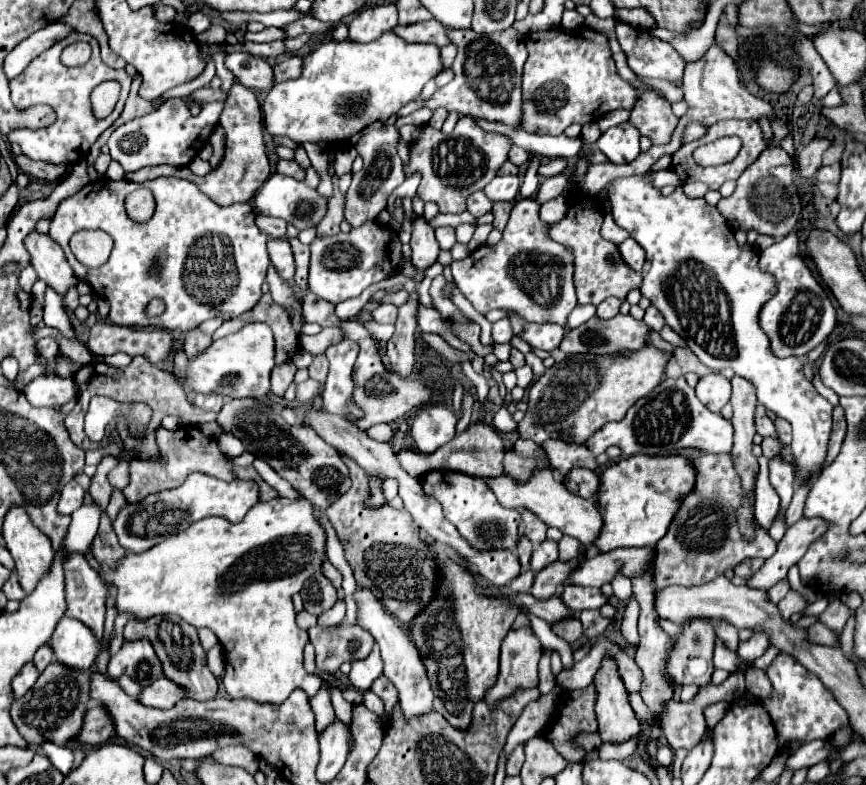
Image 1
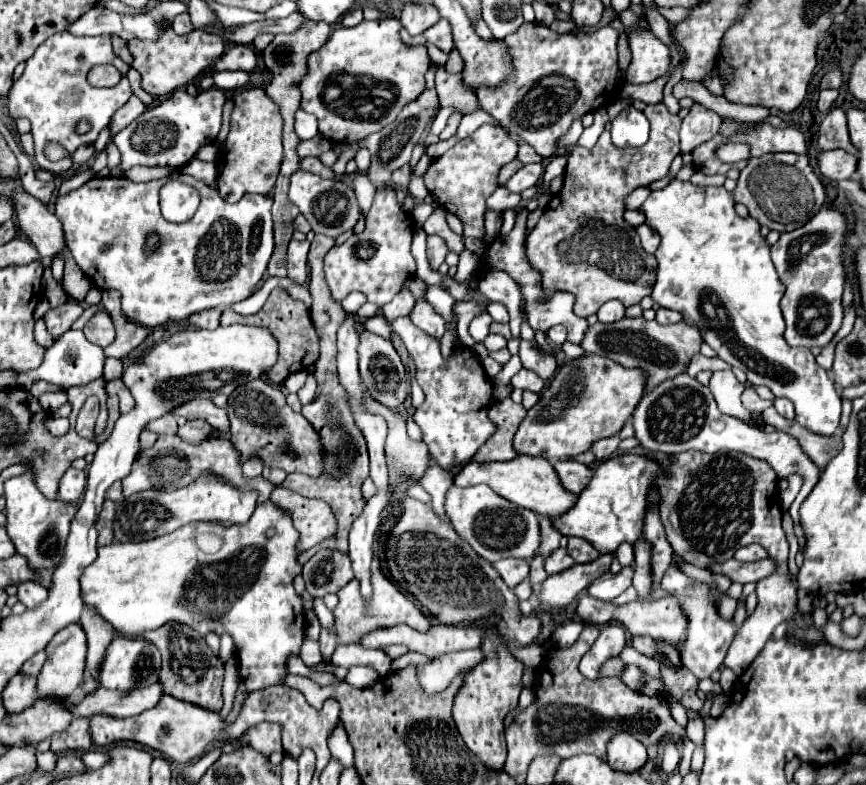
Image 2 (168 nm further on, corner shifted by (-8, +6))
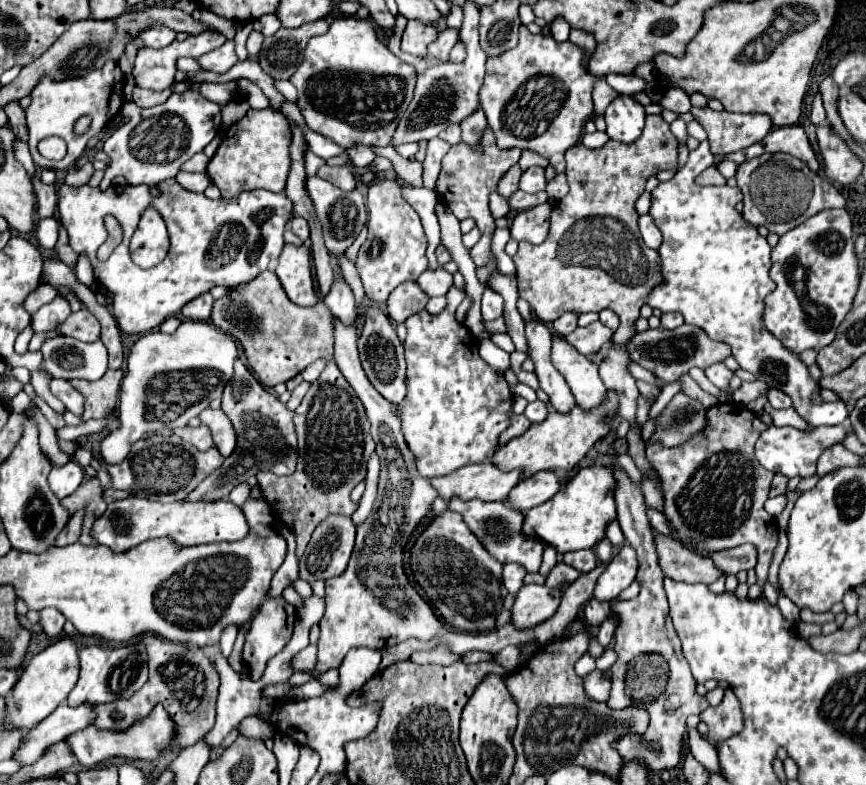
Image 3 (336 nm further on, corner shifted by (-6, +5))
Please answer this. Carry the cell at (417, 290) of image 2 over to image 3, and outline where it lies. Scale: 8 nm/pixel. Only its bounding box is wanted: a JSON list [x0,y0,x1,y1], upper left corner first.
[417,266,453,296]

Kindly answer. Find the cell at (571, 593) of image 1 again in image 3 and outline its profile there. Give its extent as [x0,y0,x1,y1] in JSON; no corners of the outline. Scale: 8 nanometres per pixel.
[595,546,637,600]

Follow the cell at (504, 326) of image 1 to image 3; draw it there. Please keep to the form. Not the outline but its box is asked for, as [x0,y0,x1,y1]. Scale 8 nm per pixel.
[481,288,503,320]

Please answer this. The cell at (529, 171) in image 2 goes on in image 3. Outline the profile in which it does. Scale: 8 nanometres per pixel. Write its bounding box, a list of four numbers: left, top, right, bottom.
[519,166,547,194]

